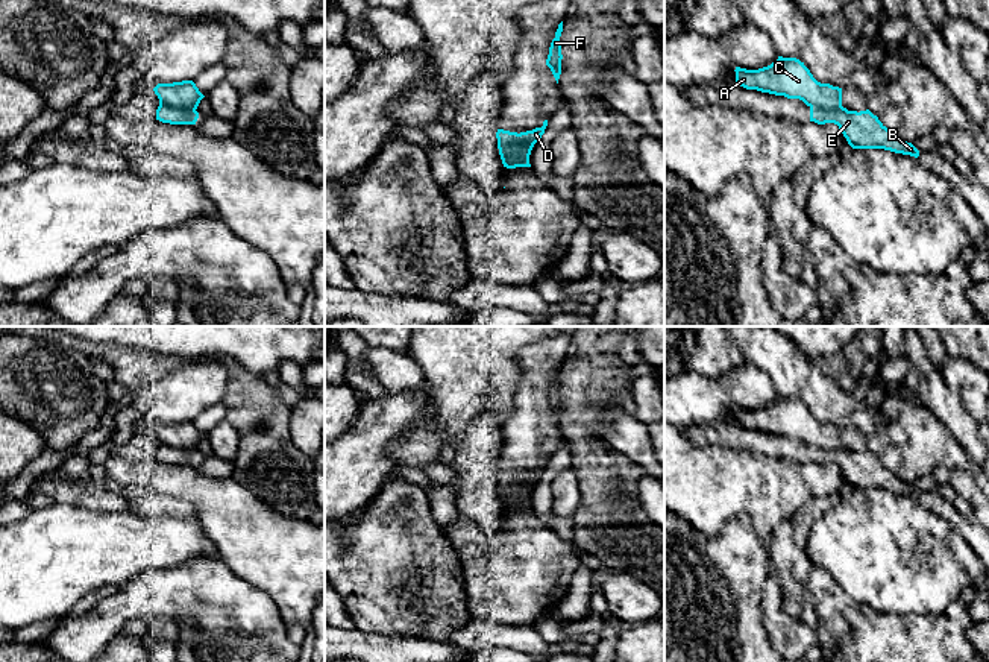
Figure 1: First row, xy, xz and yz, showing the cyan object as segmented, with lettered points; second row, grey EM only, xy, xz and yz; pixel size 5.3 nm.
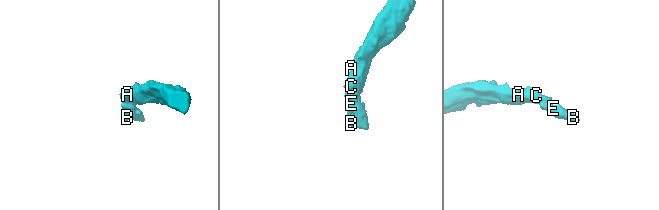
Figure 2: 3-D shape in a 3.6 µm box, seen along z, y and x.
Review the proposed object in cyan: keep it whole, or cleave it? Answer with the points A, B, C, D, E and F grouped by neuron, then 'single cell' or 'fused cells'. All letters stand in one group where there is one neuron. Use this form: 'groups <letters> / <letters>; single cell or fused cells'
groups A C D F / B E; fused cells

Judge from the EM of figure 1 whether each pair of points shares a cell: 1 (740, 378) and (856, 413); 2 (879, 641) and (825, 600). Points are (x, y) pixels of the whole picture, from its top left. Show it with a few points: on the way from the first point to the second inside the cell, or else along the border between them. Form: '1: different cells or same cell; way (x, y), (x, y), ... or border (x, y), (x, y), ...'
1: different cells; border (750, 363), (768, 375), (780, 395)
2: same cell; way (865, 632), (839, 609)

